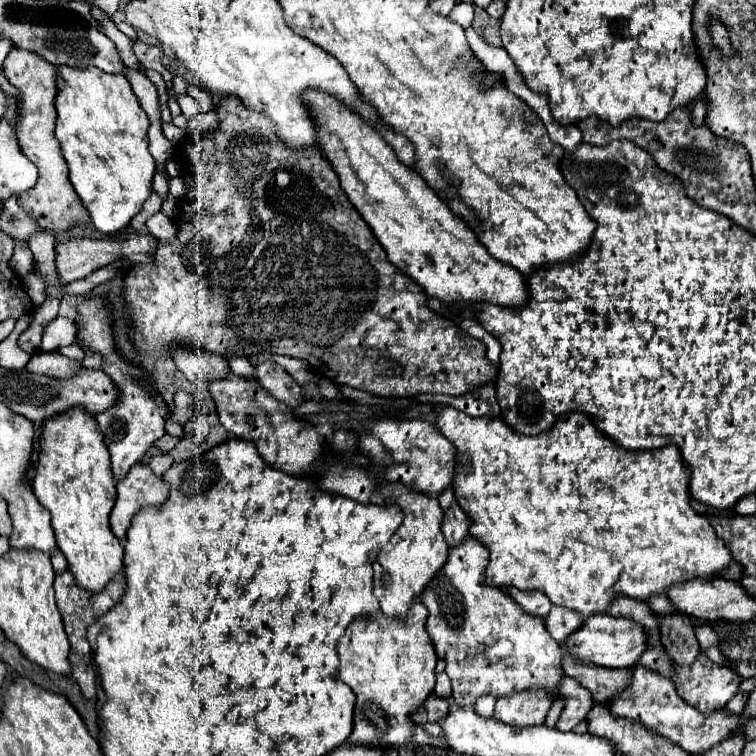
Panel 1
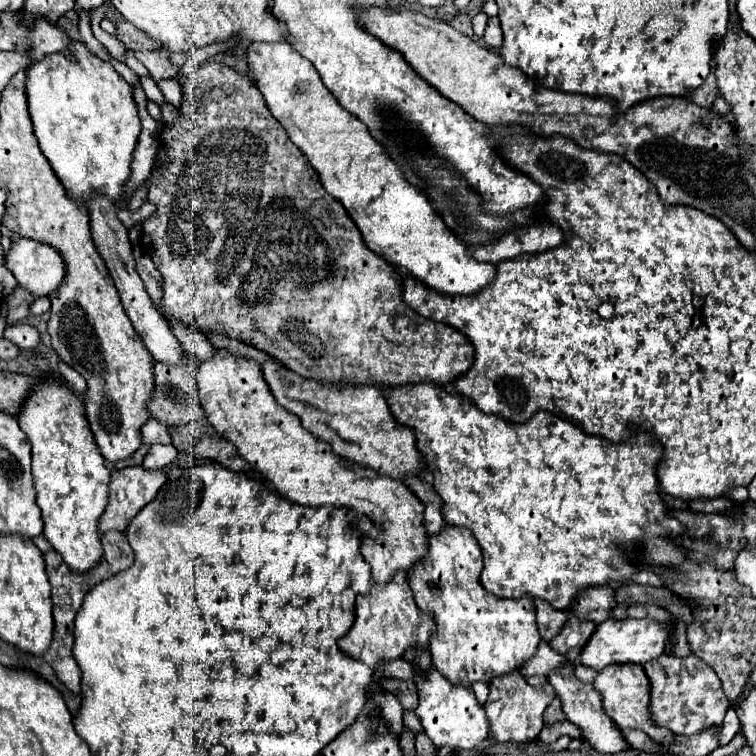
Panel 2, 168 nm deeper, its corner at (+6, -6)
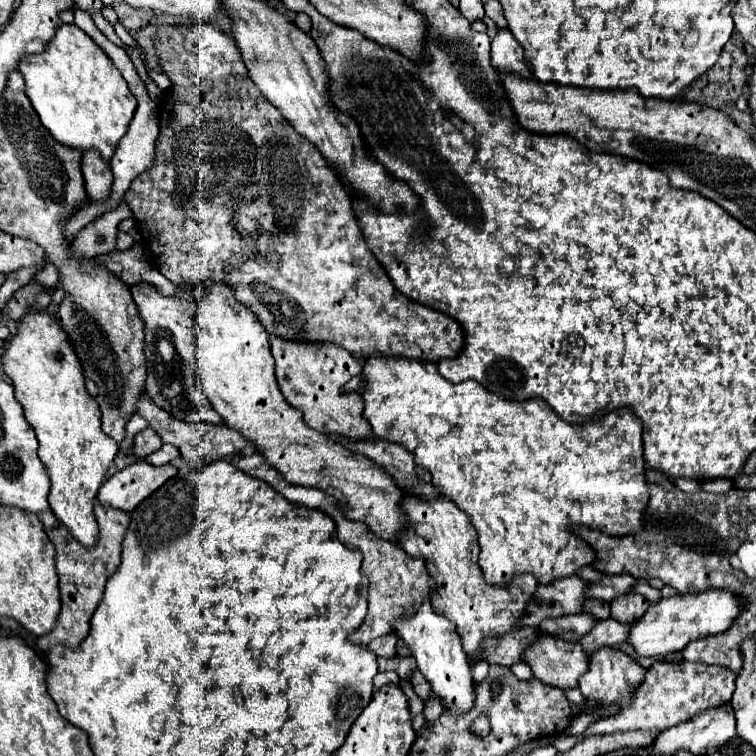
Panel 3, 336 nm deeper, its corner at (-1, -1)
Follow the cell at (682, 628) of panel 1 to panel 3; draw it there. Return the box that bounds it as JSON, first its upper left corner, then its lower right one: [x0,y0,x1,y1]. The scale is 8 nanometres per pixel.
[610,593,646,623]

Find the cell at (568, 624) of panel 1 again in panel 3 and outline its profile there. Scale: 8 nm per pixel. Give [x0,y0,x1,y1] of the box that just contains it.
[578,619,628,653]

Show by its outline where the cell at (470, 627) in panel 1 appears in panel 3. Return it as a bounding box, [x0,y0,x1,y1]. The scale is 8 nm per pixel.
[400,497,538,663]

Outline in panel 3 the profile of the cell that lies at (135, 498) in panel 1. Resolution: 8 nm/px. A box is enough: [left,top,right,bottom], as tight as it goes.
[96,459,178,513]

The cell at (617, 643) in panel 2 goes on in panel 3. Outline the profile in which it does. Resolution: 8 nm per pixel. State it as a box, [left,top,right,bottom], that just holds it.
[626,589,740,657]

